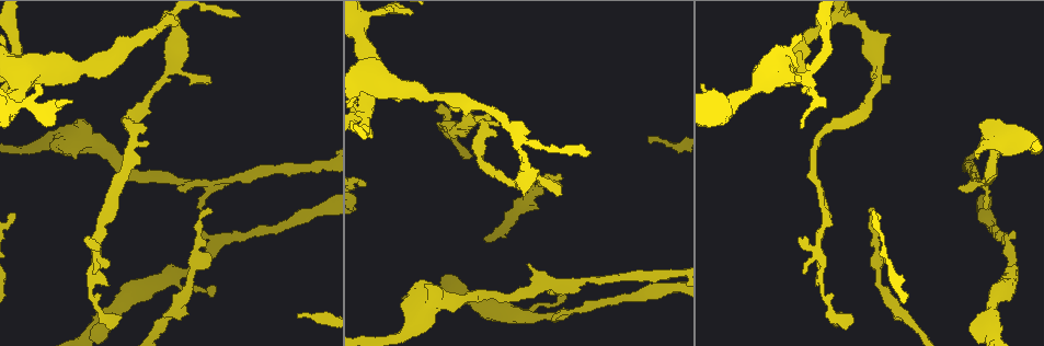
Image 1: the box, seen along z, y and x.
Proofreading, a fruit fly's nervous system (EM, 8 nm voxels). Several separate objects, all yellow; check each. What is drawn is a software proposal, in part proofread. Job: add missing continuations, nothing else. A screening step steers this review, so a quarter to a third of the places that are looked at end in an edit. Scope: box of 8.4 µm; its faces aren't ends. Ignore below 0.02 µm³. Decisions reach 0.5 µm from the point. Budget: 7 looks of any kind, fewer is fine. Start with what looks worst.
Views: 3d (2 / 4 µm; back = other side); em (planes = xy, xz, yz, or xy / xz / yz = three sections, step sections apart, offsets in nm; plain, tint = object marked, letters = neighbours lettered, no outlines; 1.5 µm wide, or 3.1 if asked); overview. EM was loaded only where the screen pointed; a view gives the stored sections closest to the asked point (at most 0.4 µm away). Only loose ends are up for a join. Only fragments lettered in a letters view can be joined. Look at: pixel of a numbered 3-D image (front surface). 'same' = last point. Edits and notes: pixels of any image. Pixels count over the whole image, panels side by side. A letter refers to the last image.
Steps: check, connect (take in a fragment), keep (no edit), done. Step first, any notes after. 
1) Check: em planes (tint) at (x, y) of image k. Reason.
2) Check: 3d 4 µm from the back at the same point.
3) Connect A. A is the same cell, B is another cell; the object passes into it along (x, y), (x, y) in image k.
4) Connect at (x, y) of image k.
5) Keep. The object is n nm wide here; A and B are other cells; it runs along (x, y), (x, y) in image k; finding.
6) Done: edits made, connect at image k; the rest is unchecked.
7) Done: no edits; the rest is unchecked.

Check: em yz step 8 (letters) at (529, 265) of image 1. Branch stops here.

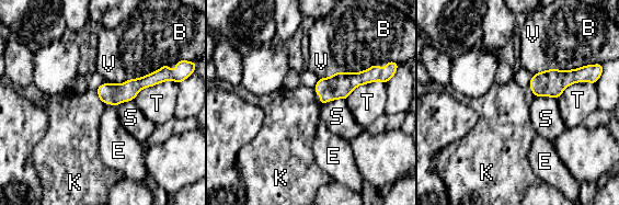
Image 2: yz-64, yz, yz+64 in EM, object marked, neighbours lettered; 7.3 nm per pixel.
Check: em planes (letters) at the same point. Another direction.

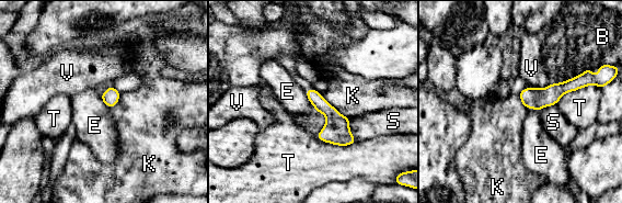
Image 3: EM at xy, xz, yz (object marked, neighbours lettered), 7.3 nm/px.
Keep. B, E, K, S, T and V are other cells; it runs along (575, 87), (522, 96) in image 3; none of them fits.

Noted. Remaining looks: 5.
Check: em planes (letters) at (209, 212) of image 1.

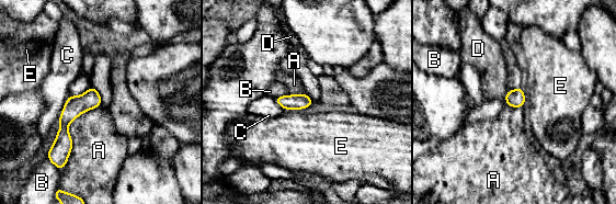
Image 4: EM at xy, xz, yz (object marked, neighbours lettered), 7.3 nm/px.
Connect D. The object is 110 nm wide here; D is the same cell, A, B, C and E are other cells; the object passes into it along (515, 99), (506, 94), (493, 71) in image 4; the neuron continues.

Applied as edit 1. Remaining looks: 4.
Check: 3d 4 µm at (890, 76) of image 1. An open end.

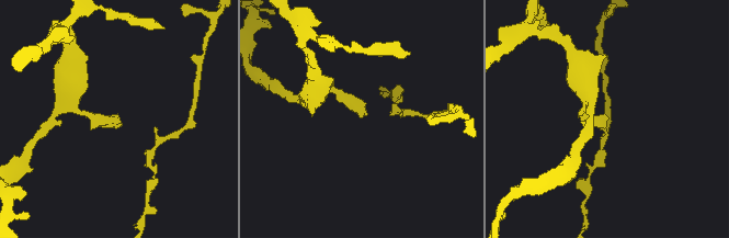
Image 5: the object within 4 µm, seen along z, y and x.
Check: em planes (letters) at (609, 118) of image 5. Need the tissue.

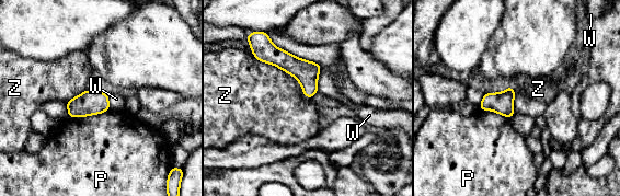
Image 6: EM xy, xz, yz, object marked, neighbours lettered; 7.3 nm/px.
Keep. The longest contact is with Z, 500 nm; P, W and Z are other cells; a border runs along (255, 57), (291, 75), (310, 99) in image 6; no lettered fragment goes on from it.

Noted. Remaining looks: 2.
Done: edits made, connect at image 4; the rest is unchecked.

